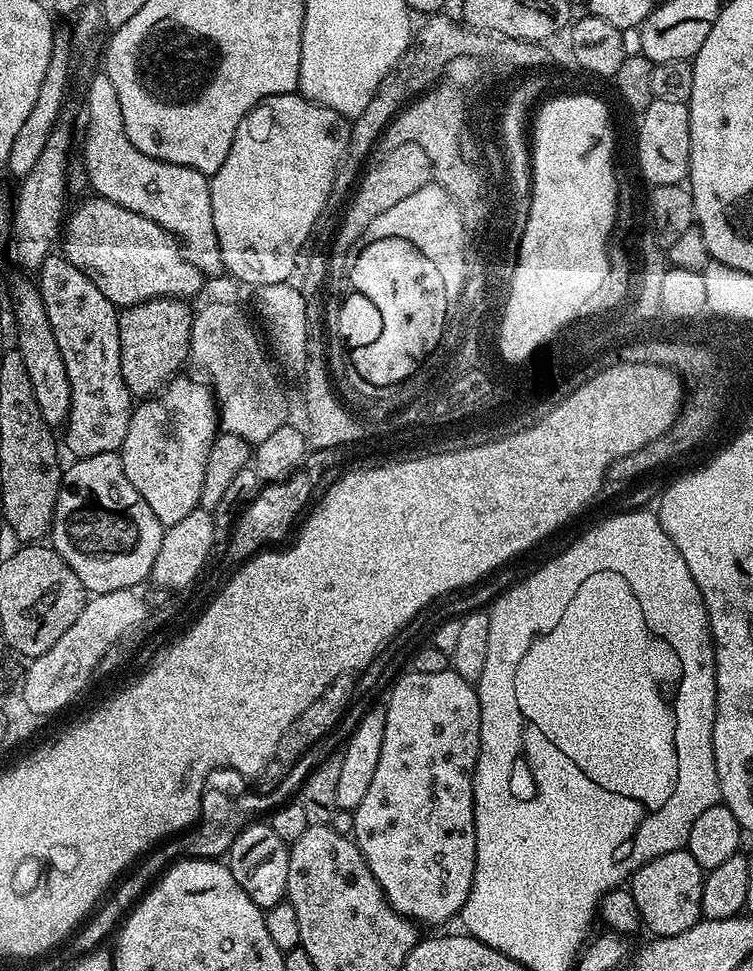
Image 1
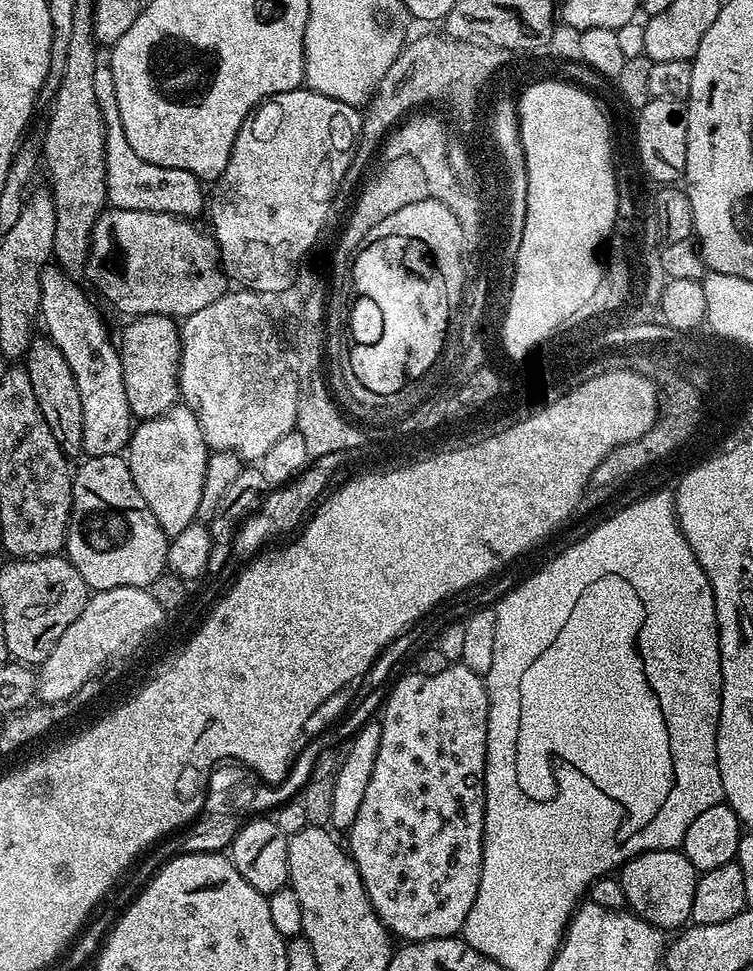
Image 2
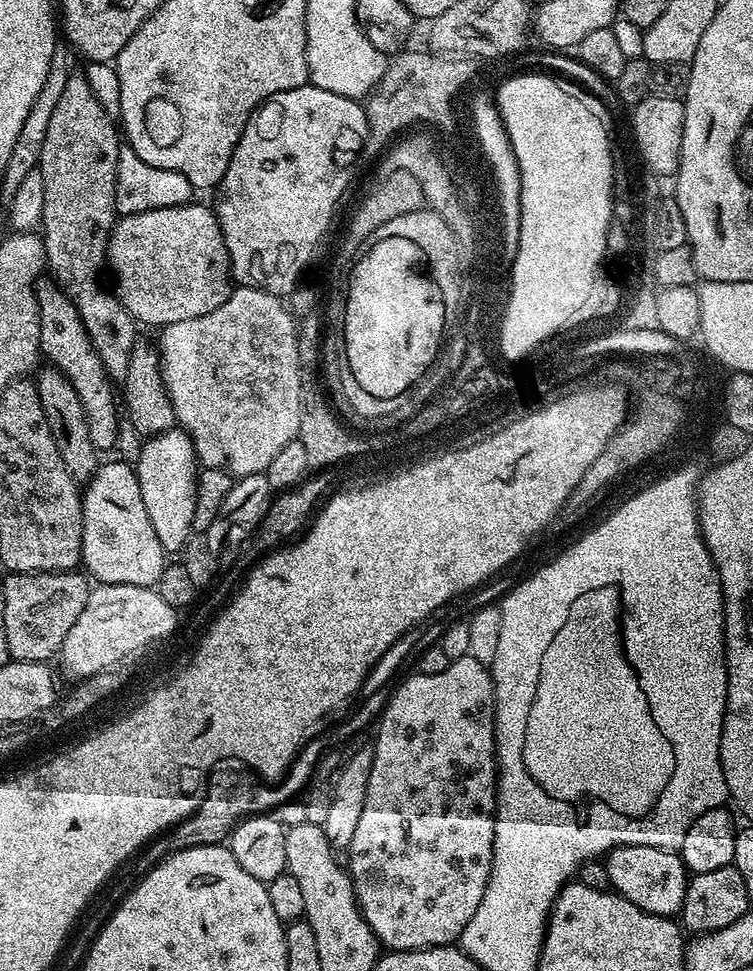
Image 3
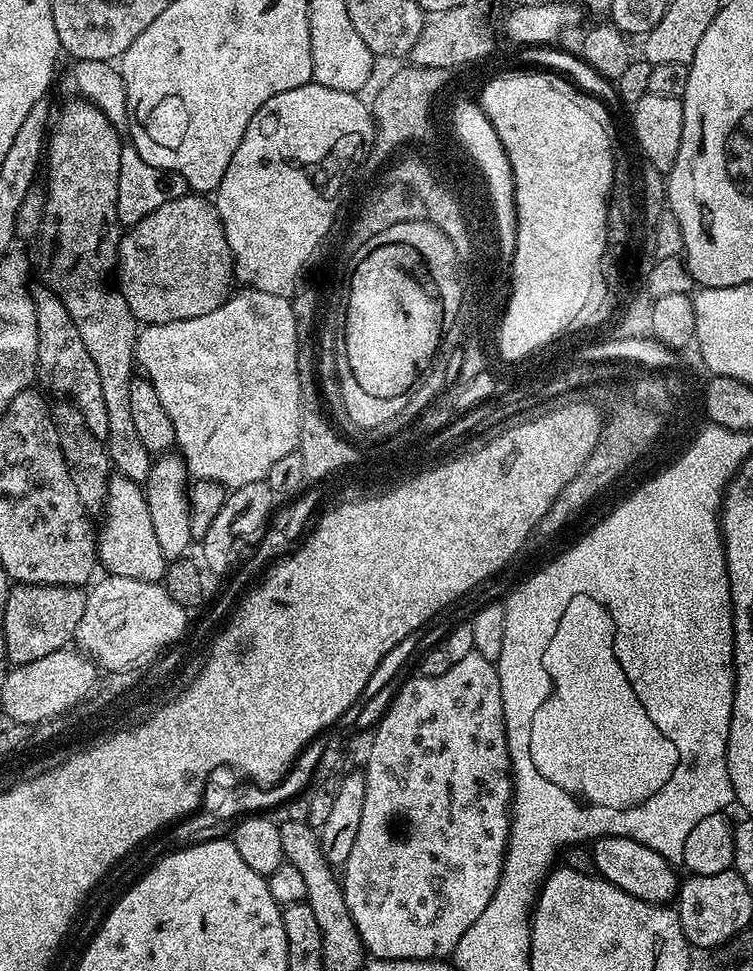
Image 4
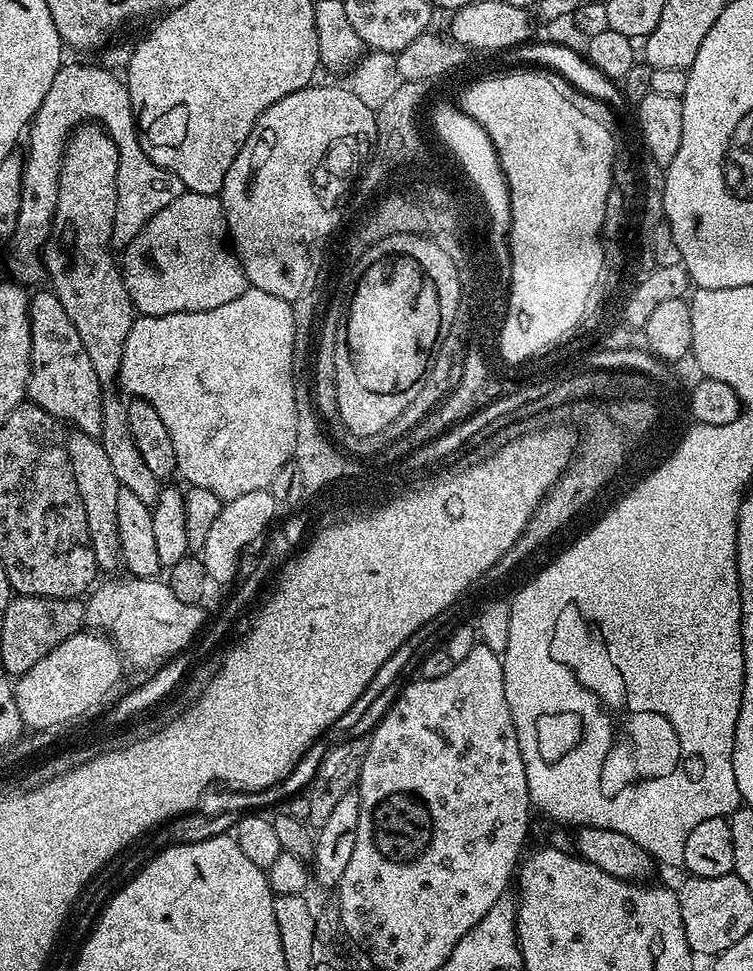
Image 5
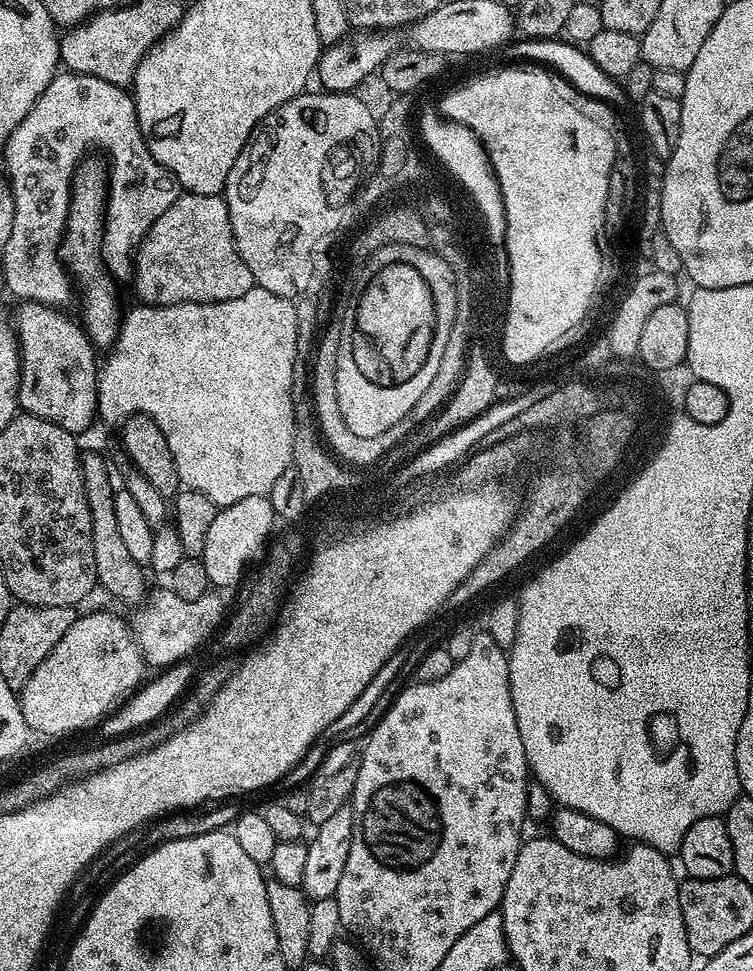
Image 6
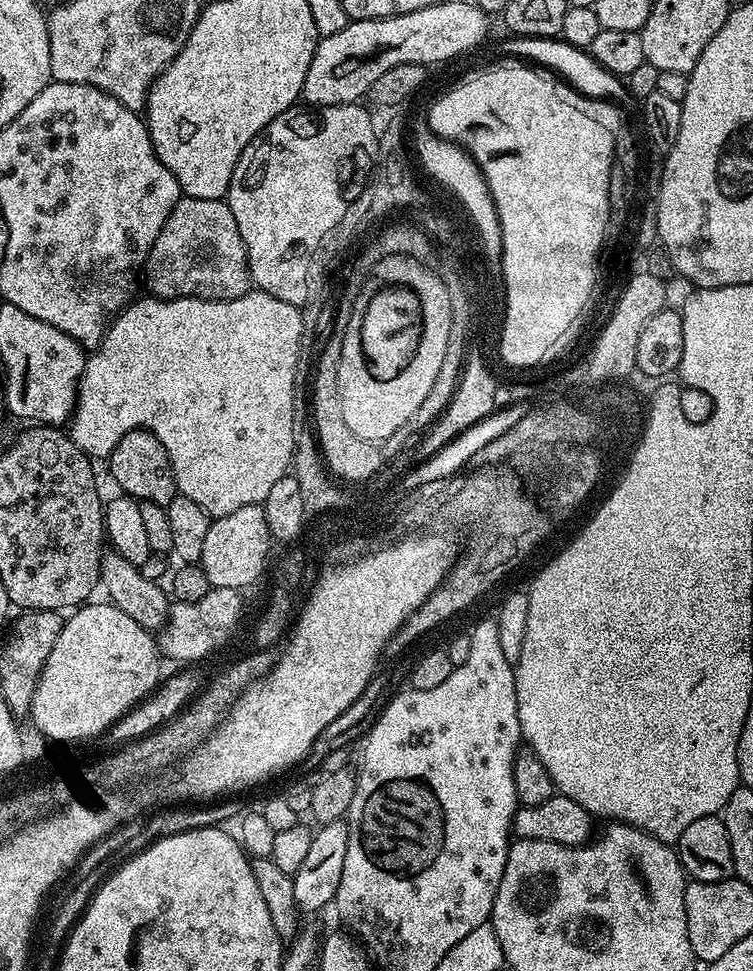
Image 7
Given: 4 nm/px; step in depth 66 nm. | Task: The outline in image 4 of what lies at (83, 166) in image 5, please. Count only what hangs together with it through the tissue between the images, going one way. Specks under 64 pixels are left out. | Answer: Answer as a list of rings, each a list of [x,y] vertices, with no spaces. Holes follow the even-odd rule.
[[[68,98],[68,101],[66,101],[65,104],[61,106],[61,108],[58,108],[58,111],[54,116],[54,123],[51,125],[50,131],[46,137],[46,172],[48,168],[48,197],[46,197],[44,200],[44,213],[42,213],[40,216],[40,268],[42,271],[44,271],[44,276],[42,276],[43,283],[47,284],[48,289],[59,298],[59,300],[62,302],[62,306],[66,306],[66,314],[70,314],[70,322],[74,322],[74,326],[78,326],[78,334],[82,337],[82,346],[86,346],[86,354],[90,354],[90,358],[94,362],[94,367],[98,369],[98,379],[100,381],[100,385],[102,385],[102,395],[104,401],[106,401],[107,429],[106,438],[103,440],[104,449],[108,451],[108,458],[112,461],[112,467],[117,473],[119,473],[119,475],[130,478],[133,482],[135,482],[135,484],[143,485],[145,481],[147,481],[150,470],[152,469],[154,456],[153,453],[150,453],[146,450],[146,445],[142,443],[140,435],[138,435],[136,427],[134,426],[134,418],[132,417],[130,411],[130,386],[132,385],[132,381],[134,379],[134,369],[136,368],[136,337],[138,335],[138,322],[134,318],[134,314],[130,310],[130,306],[126,306],[126,298],[122,298],[122,294],[115,287],[113,287],[113,285],[112,288],[110,285],[108,285],[108,279],[110,279],[111,276],[113,279],[114,269],[118,264],[120,237],[122,235],[122,225],[120,222],[120,215],[118,214],[118,178],[120,177],[120,171],[122,170],[122,150],[124,149],[124,144],[122,143],[122,139],[120,140],[120,135],[122,136],[121,129],[115,128],[115,126],[110,122],[110,118],[106,118],[106,114],[102,114],[102,110],[98,106],[91,104],[89,100]]]

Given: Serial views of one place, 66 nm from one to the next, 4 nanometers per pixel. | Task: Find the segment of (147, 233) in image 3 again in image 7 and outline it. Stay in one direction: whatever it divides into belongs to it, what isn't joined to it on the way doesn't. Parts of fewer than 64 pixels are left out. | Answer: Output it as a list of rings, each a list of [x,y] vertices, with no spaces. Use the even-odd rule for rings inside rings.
[[[184,196],[162,226],[142,269],[147,291],[162,300],[193,296],[199,300],[233,300],[253,291],[246,246],[224,200]]]

